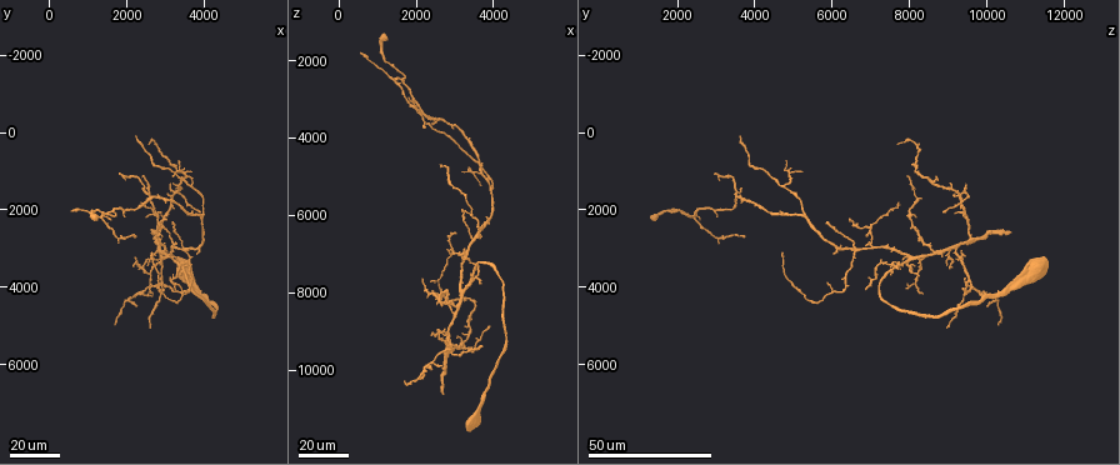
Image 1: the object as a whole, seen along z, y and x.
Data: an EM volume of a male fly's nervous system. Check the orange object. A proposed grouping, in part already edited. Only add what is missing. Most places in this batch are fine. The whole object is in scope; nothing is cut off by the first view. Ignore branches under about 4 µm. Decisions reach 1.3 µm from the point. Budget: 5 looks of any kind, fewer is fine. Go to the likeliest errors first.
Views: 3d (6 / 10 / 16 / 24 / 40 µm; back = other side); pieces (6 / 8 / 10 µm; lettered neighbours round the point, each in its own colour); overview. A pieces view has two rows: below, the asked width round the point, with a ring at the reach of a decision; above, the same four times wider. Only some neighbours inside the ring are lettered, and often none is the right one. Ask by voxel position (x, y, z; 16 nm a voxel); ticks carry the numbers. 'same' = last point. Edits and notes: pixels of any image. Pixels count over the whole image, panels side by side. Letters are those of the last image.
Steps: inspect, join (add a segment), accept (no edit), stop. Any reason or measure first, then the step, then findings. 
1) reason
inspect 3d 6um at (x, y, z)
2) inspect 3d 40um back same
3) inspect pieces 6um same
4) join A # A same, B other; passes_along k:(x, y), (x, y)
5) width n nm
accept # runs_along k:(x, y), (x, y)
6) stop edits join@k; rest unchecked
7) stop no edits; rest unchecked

tapers out
inspect 3d 40um at (2450, 1150, 7950)

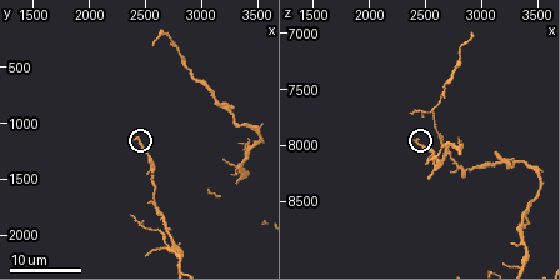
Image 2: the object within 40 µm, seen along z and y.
inspect pieces 6um at (2440, 1140, 7940)

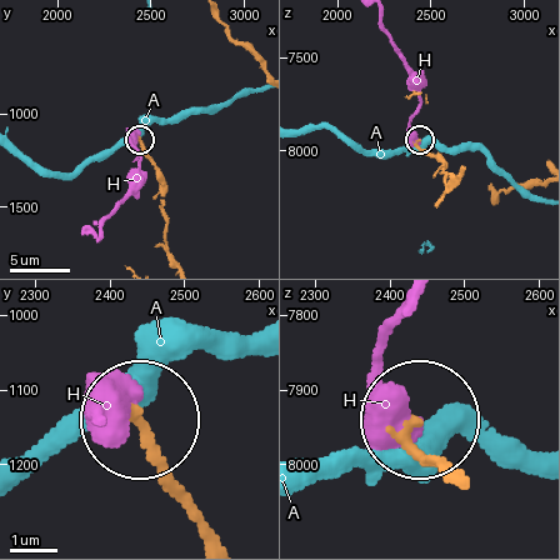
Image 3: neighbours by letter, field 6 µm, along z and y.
width 180 nm
accept # A other, H other; no lettered segment goes on from it

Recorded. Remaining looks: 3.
branch stops here
inspect 3d 24um at (1750, 1100, 3000)

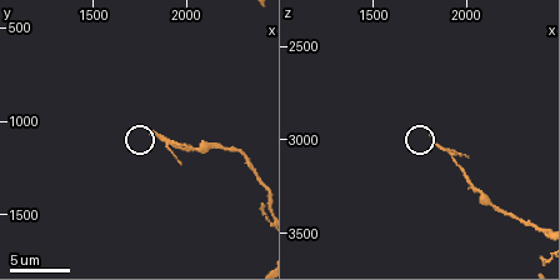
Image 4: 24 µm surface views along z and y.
inspect 3d 6um at (1800, 1060, 2960)

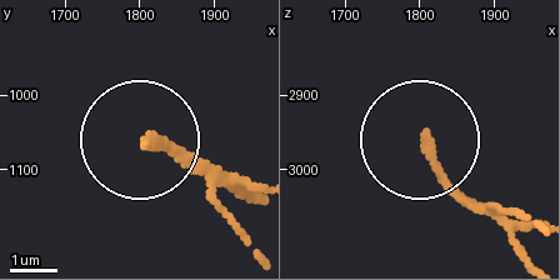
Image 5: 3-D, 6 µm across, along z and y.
inspect pieces 8um at (1810, 1065, 2955)

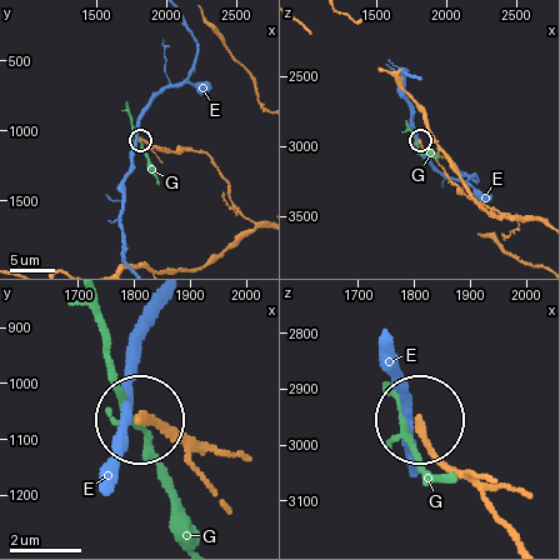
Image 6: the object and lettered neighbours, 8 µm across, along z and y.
width 200 nm
accept # E other, G other; runs_along 6:(191, 453), (140, 420); none of them fits

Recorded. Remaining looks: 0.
stop no edits; rest unchecked

